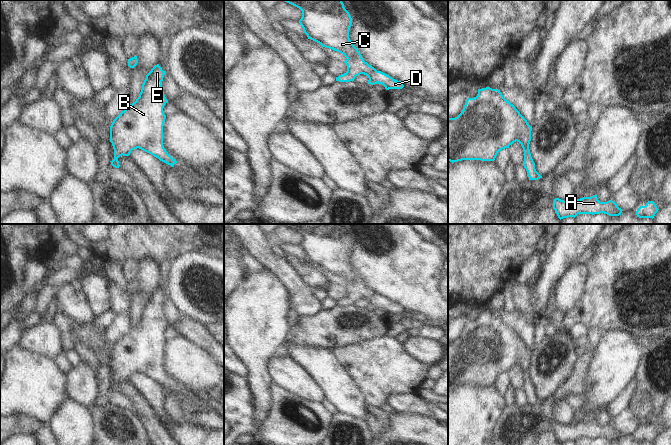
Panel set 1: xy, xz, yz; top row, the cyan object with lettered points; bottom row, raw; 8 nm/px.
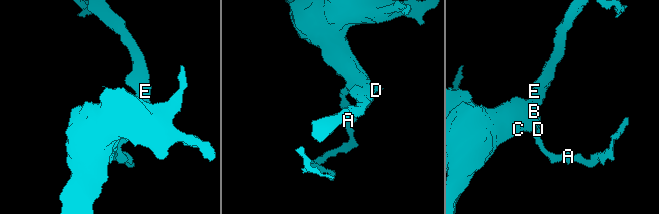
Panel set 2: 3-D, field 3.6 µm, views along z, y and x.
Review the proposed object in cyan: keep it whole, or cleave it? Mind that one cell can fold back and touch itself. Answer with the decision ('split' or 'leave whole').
leave whole

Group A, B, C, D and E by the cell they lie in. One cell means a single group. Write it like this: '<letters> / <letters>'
A B C D E

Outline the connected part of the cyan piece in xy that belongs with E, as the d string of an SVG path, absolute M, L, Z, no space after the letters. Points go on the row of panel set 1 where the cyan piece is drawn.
M159 64L155 65L146 75L136 101L113 120L110 126L110 142L114 149L114 159L110 162L113 167L119 168L118 158L122 155L129 156L131 151L137 148L153 155L171 167L174 167L174 164L177 163L163 146L163 126L166 119L163 108L168 103L162 88L165 74L166 71L163 71Z

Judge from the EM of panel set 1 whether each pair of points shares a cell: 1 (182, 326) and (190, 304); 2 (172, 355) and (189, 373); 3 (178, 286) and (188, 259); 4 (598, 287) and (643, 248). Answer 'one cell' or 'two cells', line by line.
1: two cells
2: one cell
3: one cell
4: one cell

